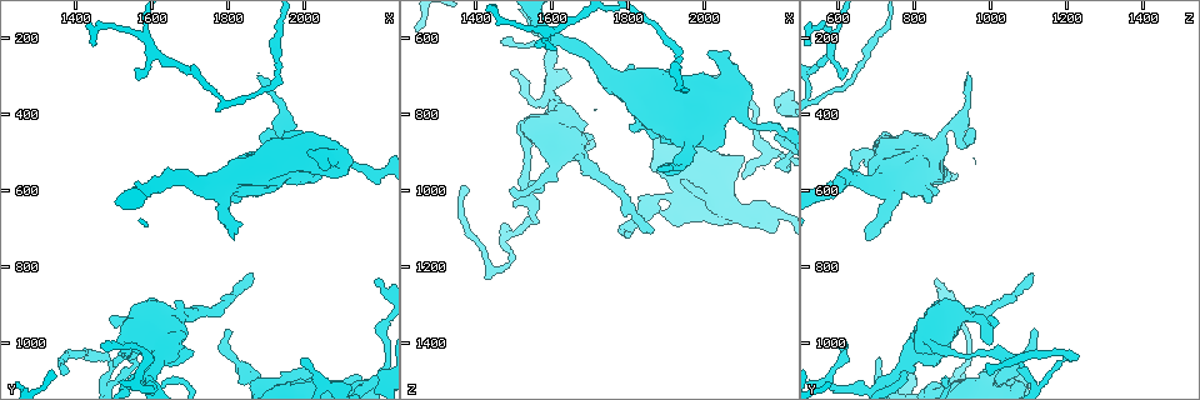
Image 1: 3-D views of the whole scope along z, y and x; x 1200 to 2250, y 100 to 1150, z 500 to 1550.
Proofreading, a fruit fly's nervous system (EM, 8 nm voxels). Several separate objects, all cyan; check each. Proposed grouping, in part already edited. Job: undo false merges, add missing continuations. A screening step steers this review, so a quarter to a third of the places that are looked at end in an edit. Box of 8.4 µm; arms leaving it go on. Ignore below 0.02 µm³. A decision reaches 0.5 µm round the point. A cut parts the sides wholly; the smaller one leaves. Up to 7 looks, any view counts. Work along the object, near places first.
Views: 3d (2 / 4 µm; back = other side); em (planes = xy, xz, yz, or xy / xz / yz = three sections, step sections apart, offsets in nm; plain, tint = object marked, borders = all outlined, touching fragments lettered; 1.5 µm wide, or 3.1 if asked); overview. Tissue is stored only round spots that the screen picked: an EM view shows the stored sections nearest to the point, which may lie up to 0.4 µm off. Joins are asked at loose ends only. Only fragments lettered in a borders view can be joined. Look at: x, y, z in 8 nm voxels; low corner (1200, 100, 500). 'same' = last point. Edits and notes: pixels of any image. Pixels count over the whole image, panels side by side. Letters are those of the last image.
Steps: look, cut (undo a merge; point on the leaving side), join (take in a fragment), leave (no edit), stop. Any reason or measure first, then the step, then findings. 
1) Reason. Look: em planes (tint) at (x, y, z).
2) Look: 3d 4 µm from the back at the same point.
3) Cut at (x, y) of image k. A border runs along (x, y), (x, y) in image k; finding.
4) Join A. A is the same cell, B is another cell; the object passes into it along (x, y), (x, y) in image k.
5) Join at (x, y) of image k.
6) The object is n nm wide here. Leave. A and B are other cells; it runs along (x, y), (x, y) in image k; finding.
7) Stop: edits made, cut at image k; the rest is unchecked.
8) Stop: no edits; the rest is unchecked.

Free end. Look: em planes (borders) at (1365, 1060, 995).

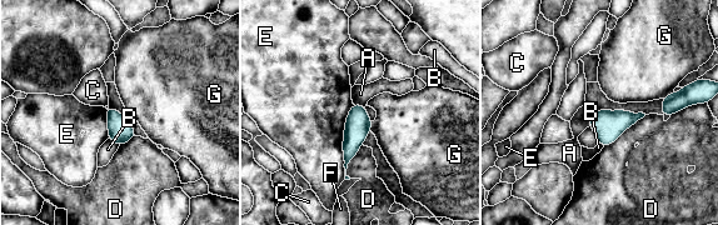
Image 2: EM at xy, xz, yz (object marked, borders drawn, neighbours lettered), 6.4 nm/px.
Leave. A, B, C, D, E, F and G are other cells; a border runs along (353, 104), (344, 129), (344, 173) in image 2; no lettered fragment goes on from it.

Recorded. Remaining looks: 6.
An open end. Look: 3d 4 µm from the back at (1865, 815, 1110).

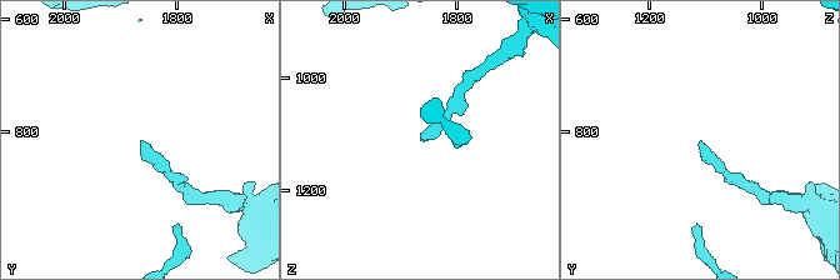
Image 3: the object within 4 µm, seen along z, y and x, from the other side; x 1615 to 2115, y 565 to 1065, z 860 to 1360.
Look: em 3.1 µm planes (tint) at (1860, 820, 1115).

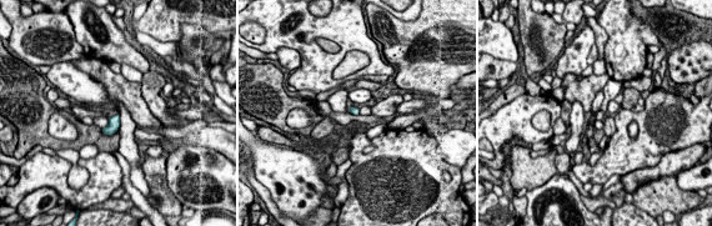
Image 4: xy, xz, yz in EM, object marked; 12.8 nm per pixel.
What lies round it. Look: em 3.1 µm planes (borders) at the same point.

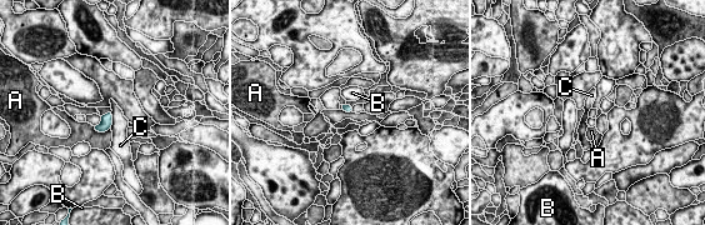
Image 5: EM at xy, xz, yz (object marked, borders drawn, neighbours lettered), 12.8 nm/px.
The object is 100 nm wide here. Leave. A, B and C are other cells; a border runs along (110, 111), (111, 128) in image 5; none of them fits.

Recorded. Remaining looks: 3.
Look: em yz step 4 (borders) at (1555, 300, 620).

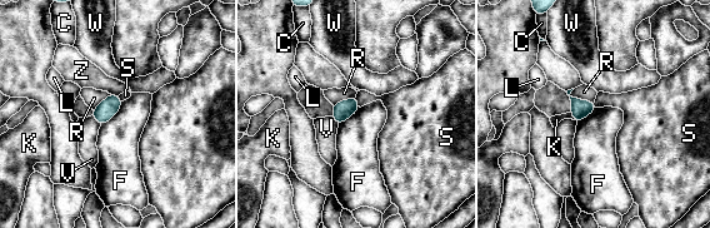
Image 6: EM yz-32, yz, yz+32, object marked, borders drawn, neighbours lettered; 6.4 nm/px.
Another direction. Look: em planes (borders) at the same point.

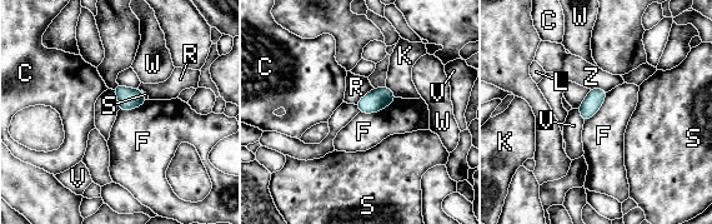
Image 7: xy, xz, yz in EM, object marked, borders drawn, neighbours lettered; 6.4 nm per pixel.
Leave. C, F, K, L, R, S, V, W and Z are other cells; a border runs along (396, 96), (377, 112), (359, 113) in image 7; no lettered fragment goes on from it.

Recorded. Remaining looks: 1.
Stop: no edits; the rest is unchecked.

